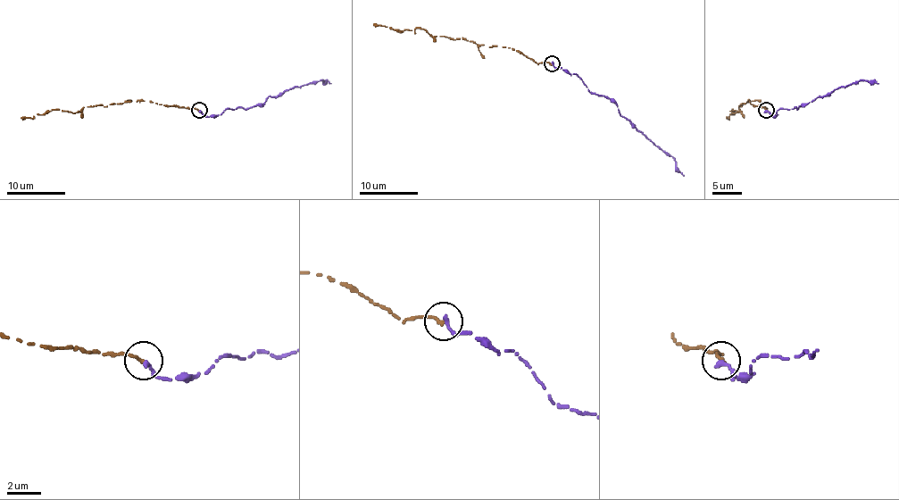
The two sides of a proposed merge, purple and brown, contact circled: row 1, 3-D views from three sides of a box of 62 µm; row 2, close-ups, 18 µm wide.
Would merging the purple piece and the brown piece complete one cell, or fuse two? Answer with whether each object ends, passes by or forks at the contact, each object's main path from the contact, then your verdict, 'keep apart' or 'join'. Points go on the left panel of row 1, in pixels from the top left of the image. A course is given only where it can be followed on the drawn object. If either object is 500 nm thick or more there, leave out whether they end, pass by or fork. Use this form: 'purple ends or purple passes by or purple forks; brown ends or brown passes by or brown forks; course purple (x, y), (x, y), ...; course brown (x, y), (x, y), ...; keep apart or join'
purple ends; brown ends; course purple (199, 110), (208, 117), (219, 115), (224, 110), (259, 105), (295, 87), (319, 80), (330, 84); course brown (199, 110), (138, 100), (105, 107), (83, 107), (76, 112), (46, 112), (32, 119), (20, 119); join

